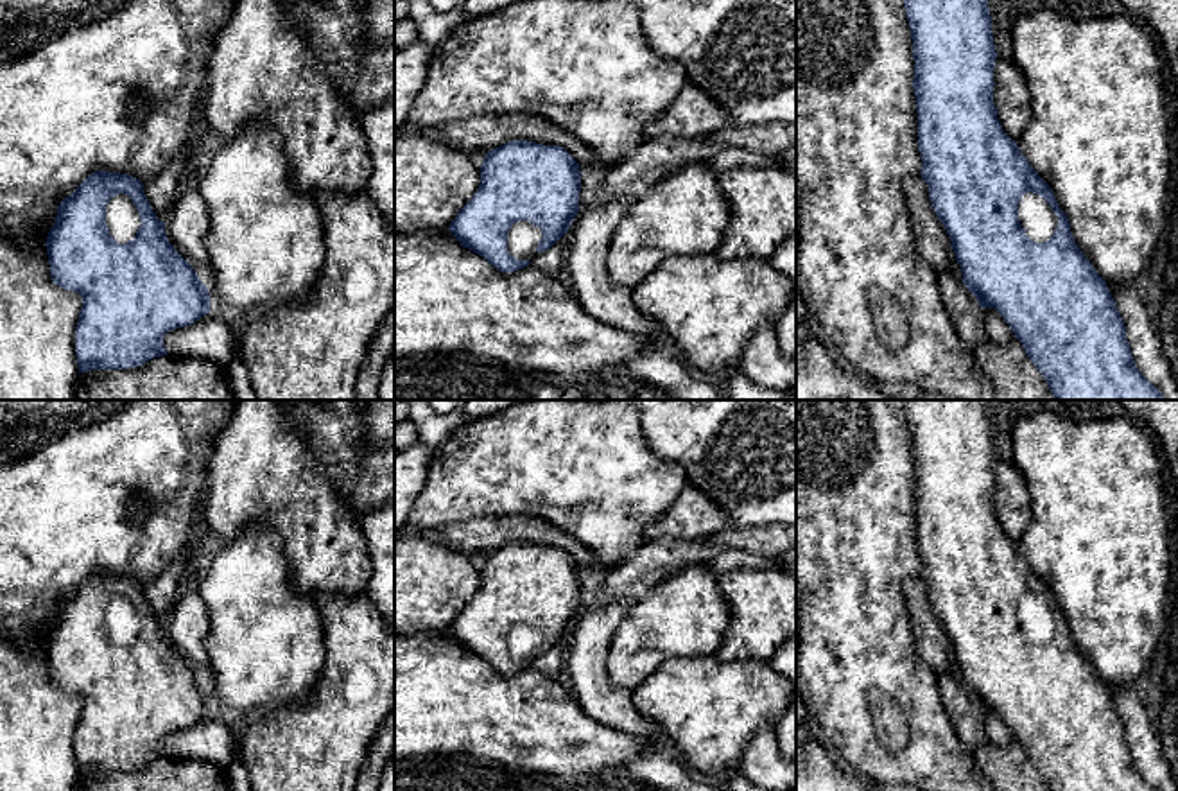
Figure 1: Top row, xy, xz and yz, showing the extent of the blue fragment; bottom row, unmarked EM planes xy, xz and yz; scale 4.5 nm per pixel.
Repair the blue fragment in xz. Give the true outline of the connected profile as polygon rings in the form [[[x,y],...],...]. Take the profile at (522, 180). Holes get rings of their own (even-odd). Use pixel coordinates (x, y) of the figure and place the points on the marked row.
[[[513,140],[486,152],[479,190],[448,230],[498,271],[515,273],[568,231],[579,192],[579,163],[563,147]]]

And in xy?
[[[91,172],[72,196],[57,206],[56,222],[47,237],[47,255],[52,282],[82,296],[75,326],[75,357],[79,373],[91,369],[126,369],[167,355],[163,337],[210,314],[210,294],[192,265],[174,249],[165,233],[165,222],[156,217],[143,183],[129,174]]]

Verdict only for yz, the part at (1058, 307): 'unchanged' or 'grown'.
grown

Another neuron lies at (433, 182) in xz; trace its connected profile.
[[[394,135],[394,231],[448,230],[479,185],[481,167],[468,151],[427,135]]]

